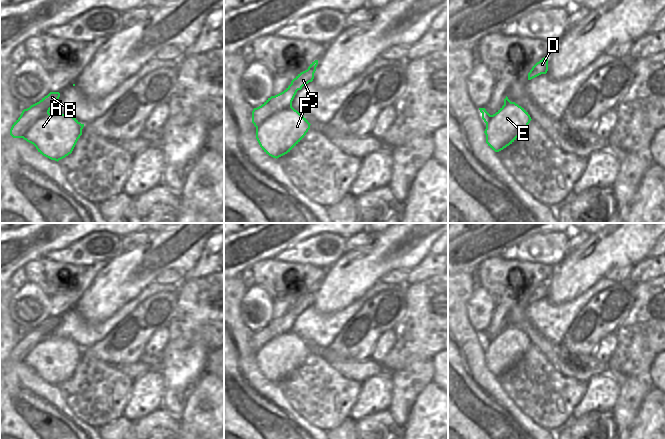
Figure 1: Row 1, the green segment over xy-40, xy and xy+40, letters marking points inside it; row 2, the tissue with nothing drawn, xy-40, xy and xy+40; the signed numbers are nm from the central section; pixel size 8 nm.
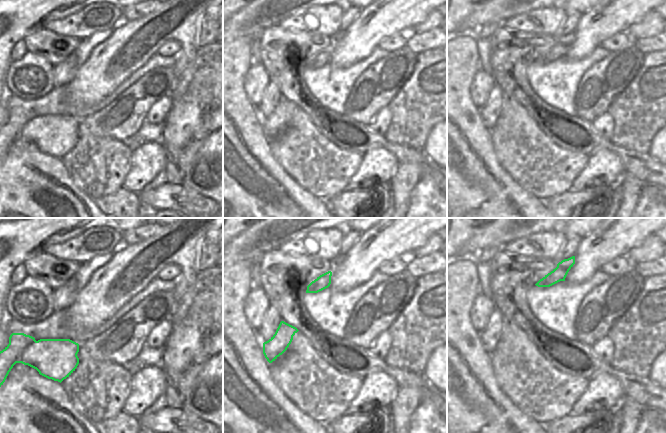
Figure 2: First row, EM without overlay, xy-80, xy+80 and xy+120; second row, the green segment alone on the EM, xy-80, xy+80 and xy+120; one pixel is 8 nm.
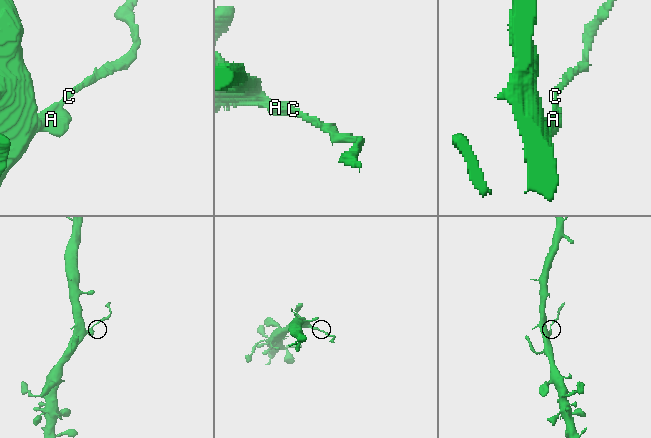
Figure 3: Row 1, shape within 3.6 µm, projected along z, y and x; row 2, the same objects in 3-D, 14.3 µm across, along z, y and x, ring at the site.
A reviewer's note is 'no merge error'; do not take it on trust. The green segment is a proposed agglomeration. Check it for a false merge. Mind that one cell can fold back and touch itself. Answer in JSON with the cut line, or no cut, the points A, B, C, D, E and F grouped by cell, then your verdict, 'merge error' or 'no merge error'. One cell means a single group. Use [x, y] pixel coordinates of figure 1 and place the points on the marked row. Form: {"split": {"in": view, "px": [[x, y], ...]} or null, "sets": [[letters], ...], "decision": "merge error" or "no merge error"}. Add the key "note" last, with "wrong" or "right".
{"split": {"in": "xy", "px": [[290, 84], [297, 90]]}, "sets": [["A", "B", "E", "F"], ["C", "D"]], "decision": "merge error", "note": "wrong"}

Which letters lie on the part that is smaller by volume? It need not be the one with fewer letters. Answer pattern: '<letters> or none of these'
C, D

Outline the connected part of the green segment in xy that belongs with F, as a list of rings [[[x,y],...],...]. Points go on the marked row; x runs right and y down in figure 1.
[[[290,84],[283,92],[271,96],[261,106],[252,111],[252,123],[256,127],[256,139],[262,150],[273,158],[290,152],[310,129],[308,120],[292,107],[297,90]]]

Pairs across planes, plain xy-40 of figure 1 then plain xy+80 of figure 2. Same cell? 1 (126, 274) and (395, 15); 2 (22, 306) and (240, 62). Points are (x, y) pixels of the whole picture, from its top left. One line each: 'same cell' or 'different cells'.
1: same cell
2: different cells

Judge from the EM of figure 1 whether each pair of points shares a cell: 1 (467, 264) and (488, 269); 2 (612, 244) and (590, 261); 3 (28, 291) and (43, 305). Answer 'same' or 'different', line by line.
1: different
2: same
3: same

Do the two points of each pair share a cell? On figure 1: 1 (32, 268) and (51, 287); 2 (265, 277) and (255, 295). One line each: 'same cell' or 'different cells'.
1: same cell
2: different cells

